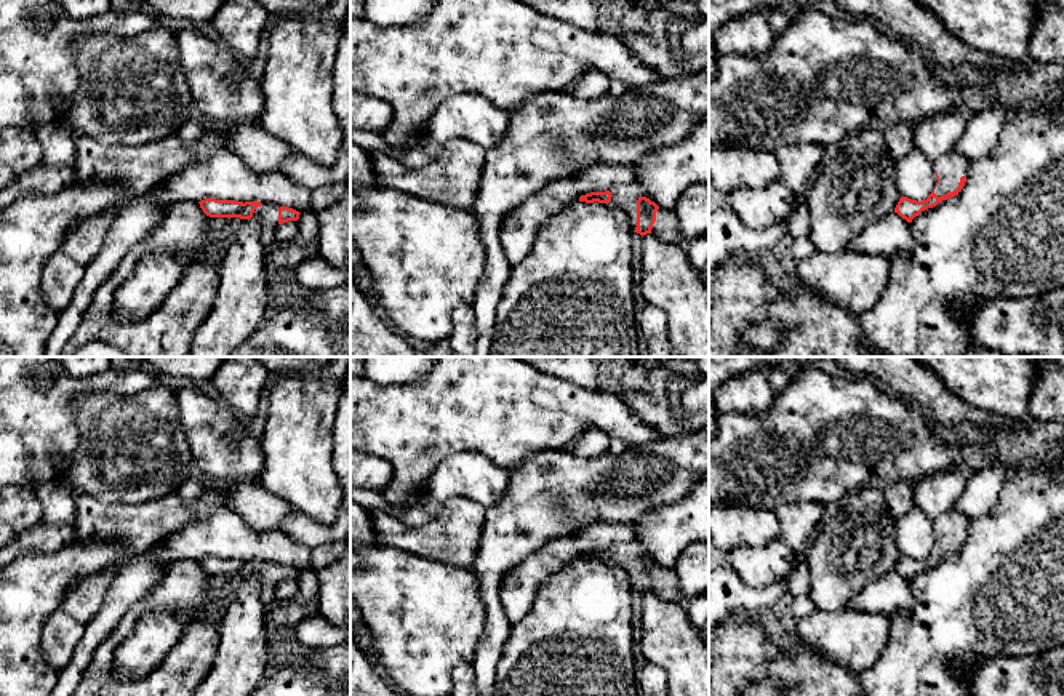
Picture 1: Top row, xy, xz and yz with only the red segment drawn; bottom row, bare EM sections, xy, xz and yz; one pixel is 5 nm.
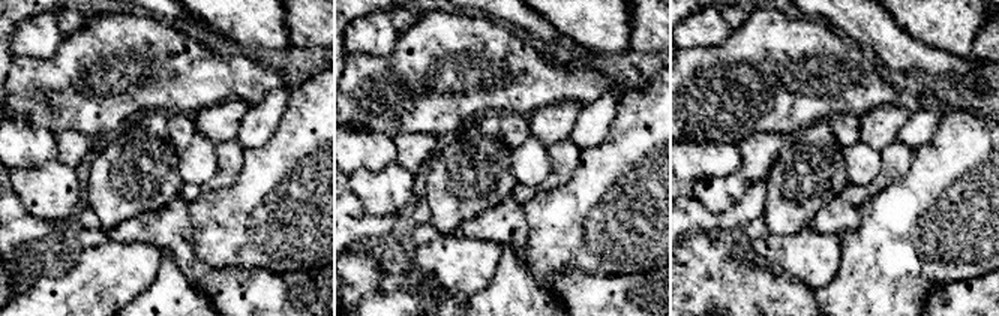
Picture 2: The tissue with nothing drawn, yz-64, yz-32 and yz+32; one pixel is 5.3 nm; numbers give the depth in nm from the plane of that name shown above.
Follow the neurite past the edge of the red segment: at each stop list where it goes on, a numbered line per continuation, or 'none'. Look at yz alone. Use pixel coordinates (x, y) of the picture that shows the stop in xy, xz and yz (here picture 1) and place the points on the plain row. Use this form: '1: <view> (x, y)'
1: yz (951, 525)

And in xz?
1: xz (624, 554)

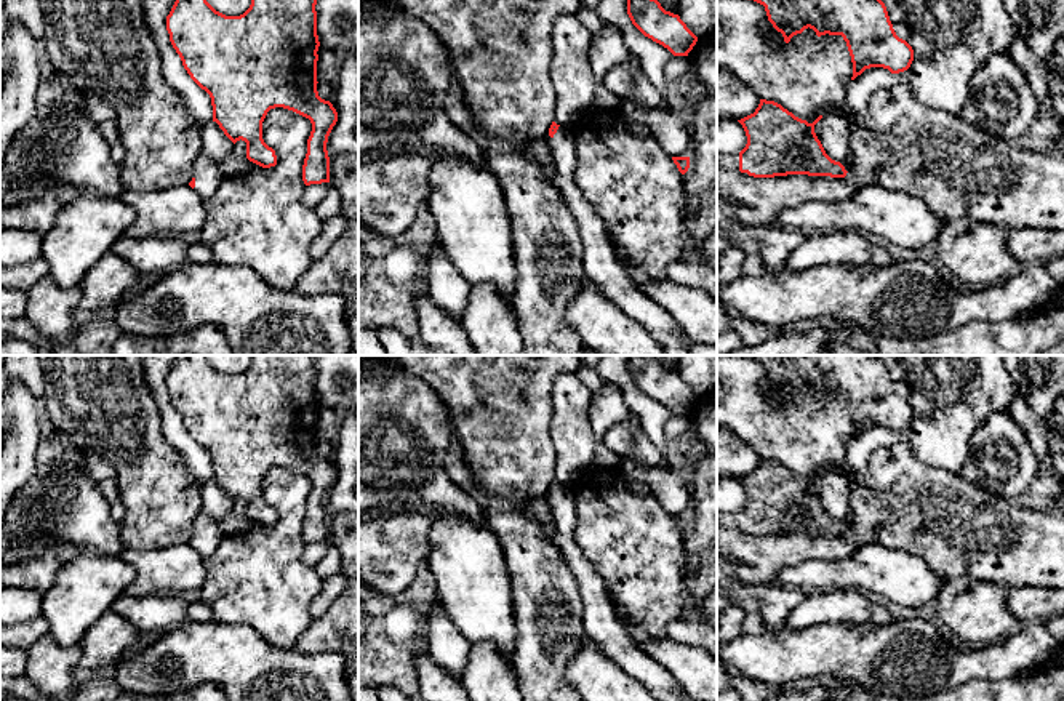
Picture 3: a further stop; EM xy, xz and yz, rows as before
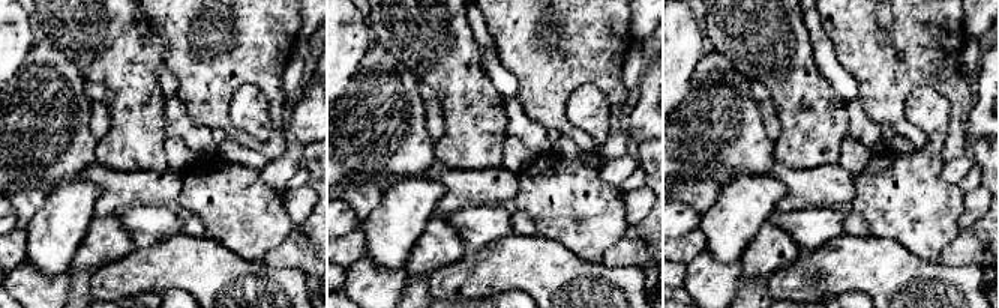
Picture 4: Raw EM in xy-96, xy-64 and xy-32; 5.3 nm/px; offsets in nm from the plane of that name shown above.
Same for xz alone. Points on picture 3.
1: xz (602, 626)

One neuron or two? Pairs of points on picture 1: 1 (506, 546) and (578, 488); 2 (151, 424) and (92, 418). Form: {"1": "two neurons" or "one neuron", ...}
{"1": "one neuron", "2": "one neuron"}

